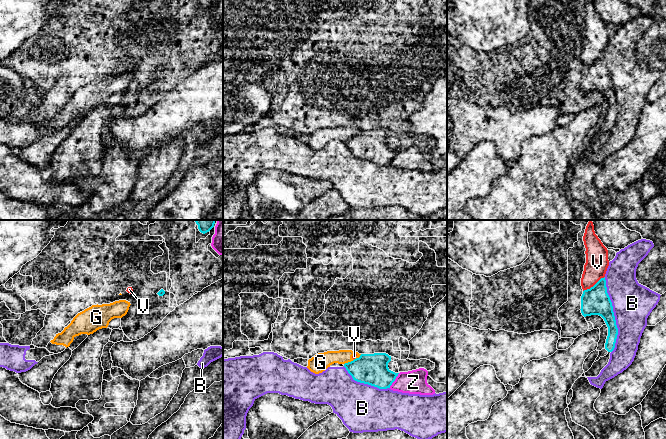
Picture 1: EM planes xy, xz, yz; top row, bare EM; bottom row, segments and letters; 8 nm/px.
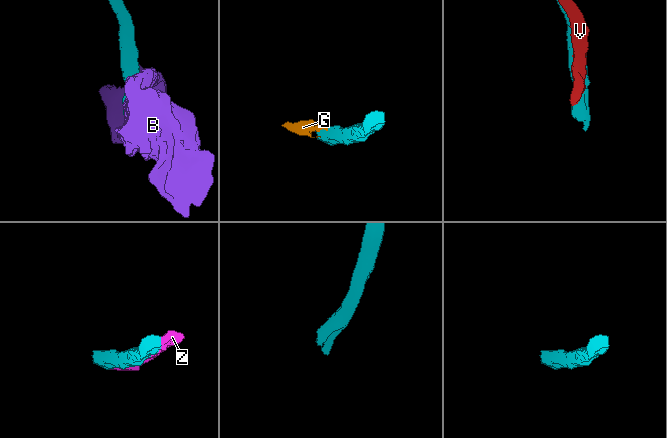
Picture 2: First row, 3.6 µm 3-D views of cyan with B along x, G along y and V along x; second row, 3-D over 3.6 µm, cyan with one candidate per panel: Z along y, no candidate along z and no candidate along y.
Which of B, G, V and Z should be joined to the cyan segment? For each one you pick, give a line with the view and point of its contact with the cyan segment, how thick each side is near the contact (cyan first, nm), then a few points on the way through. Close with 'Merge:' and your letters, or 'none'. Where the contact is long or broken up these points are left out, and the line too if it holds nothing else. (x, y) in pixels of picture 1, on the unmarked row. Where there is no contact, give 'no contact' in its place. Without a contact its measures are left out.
Merge: none

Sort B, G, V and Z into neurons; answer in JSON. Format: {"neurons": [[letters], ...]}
{"neurons": [["B"], ["G", "V"], ["Z"]]}

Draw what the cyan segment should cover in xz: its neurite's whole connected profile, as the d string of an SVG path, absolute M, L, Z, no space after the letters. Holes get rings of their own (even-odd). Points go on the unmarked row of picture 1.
M386 129L361 130L359 134L345 139L344 143L353 156L379 165L390 164L399 149L388 144L391 132Z

